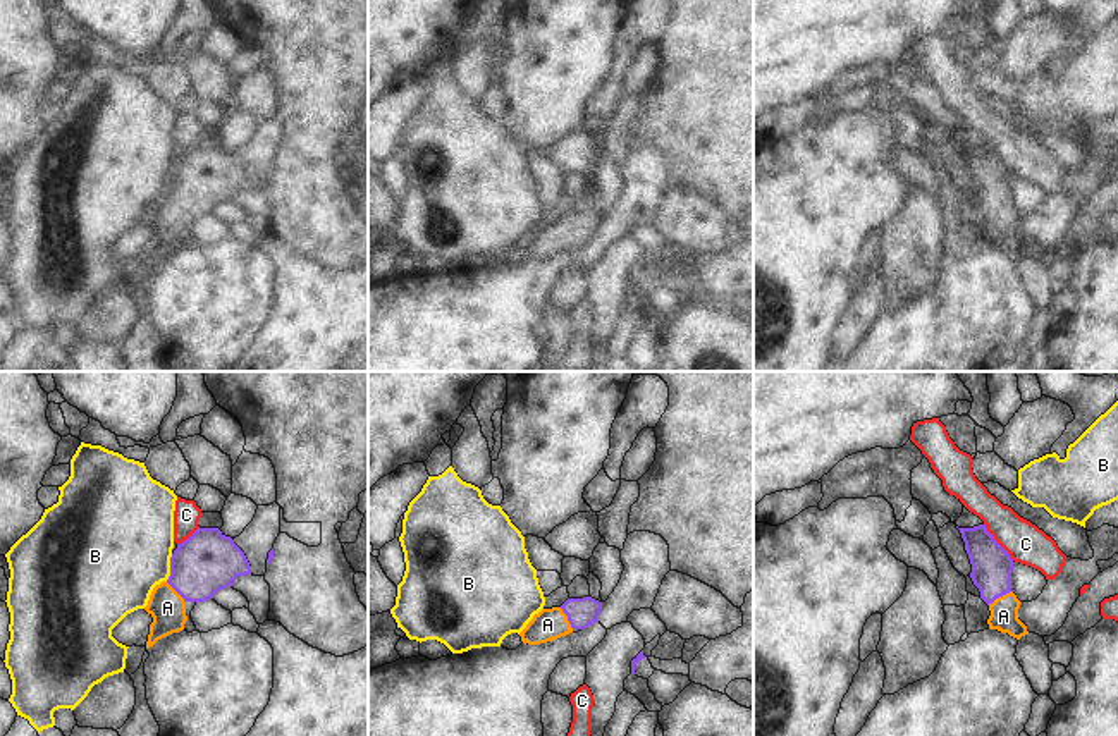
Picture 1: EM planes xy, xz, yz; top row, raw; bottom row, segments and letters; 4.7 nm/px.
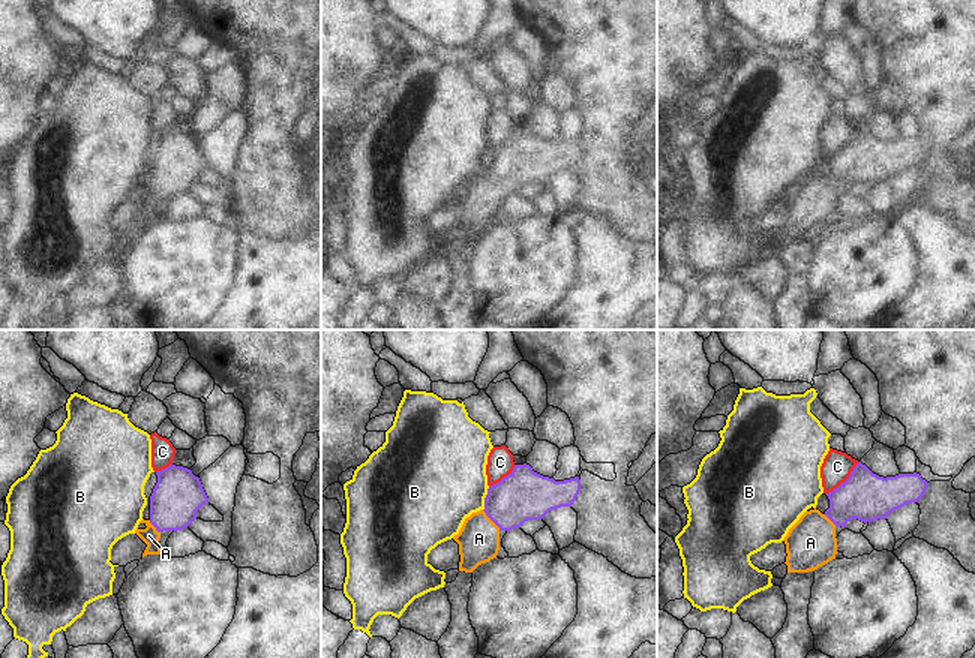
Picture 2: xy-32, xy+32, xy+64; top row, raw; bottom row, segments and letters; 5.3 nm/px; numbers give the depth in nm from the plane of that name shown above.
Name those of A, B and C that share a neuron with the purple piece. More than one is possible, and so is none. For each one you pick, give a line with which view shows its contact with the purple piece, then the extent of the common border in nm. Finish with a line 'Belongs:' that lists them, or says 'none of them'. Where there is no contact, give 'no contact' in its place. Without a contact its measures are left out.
A: contact in yz; length 140 nm
Belongs: A

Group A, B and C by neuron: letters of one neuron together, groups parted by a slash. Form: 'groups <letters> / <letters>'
groups A / B / C

